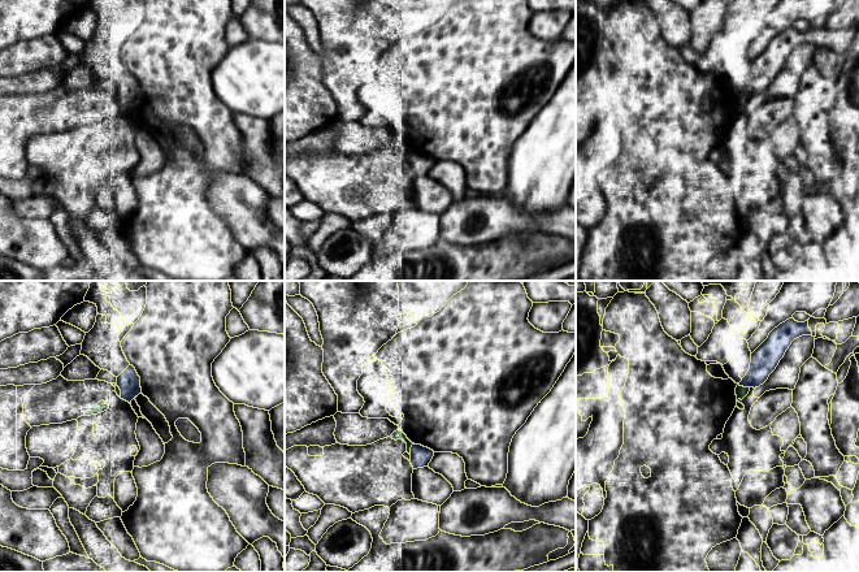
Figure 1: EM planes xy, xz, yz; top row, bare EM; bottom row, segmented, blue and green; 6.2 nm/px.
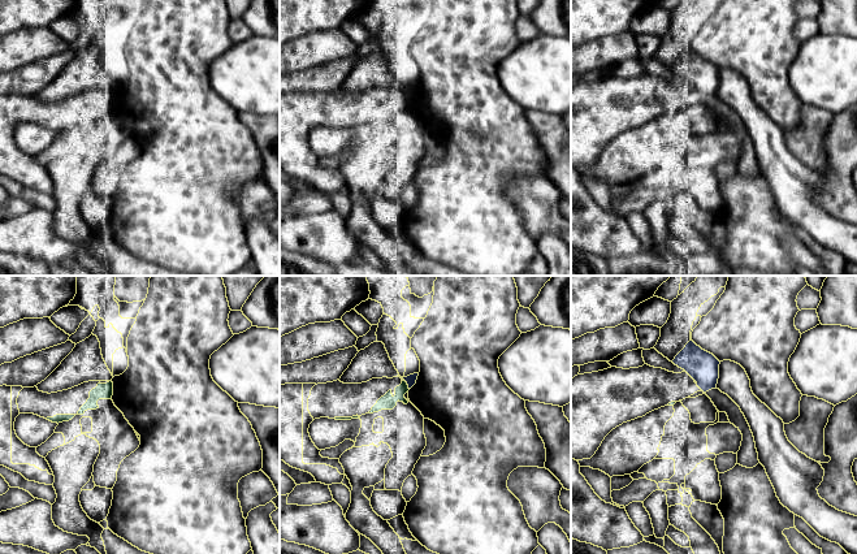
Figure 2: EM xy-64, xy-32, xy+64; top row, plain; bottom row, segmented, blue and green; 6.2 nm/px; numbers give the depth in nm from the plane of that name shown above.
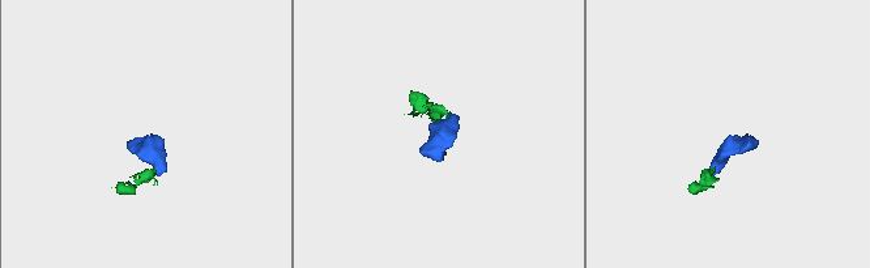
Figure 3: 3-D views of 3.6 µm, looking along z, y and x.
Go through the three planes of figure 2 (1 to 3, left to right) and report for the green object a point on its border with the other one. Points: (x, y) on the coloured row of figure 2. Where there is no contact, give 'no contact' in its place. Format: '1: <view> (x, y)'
1: no contact
2: xy-32 (407, 384)
3: no contact

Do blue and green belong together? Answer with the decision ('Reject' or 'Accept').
Reject

